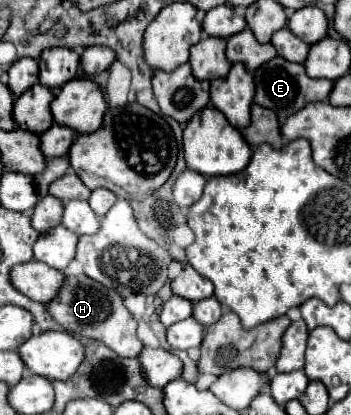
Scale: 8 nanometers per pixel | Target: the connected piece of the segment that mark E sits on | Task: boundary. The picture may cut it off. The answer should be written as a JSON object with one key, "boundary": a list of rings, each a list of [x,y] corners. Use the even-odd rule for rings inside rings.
{"boundary":[[[275,57],[275,59],[267,61],[265,65],[261,65],[255,71],[255,85],[257,85],[255,103],[275,111],[281,121],[285,121],[295,111],[303,109],[311,101],[325,101],[329,97],[331,89],[333,89],[333,81],[311,79],[305,73],[305,67],[301,63],[291,63],[291,61],[283,59],[283,57]]]}

